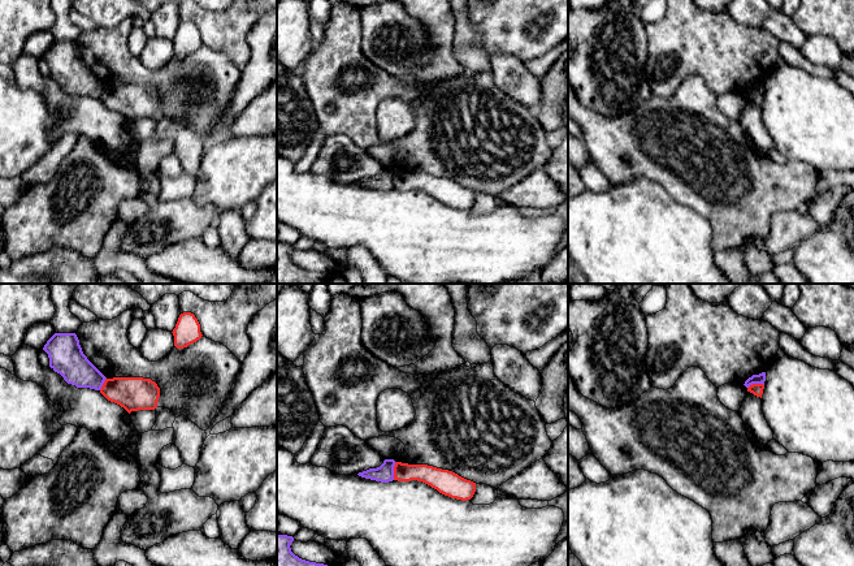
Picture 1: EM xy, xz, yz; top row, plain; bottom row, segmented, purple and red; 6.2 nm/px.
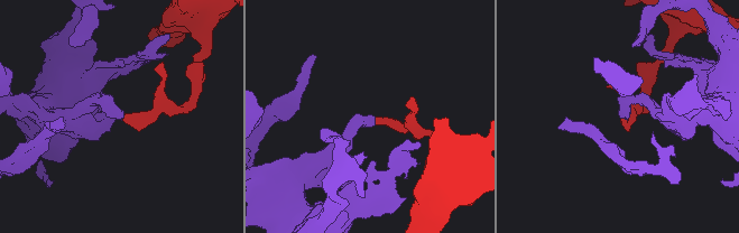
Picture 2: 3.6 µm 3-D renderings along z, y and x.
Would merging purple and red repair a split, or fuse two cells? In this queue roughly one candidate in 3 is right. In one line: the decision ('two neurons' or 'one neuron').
two neurons

